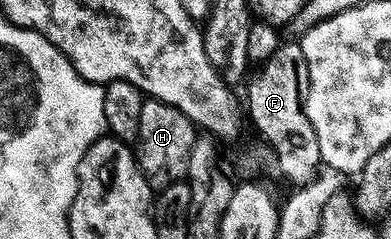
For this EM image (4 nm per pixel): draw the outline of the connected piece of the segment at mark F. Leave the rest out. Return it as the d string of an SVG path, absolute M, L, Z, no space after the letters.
M279 44L271 57L261 62L259 69L262 70L254 78L249 78L250 86L246 89L249 120L251 117L255 127L262 132L259 133L261 140L272 147L278 160L278 173L286 176L294 187L308 184L322 165L320 143L316 143L316 131L312 131L312 123L306 118L304 93L300 88L300 70L305 63L301 44Z

